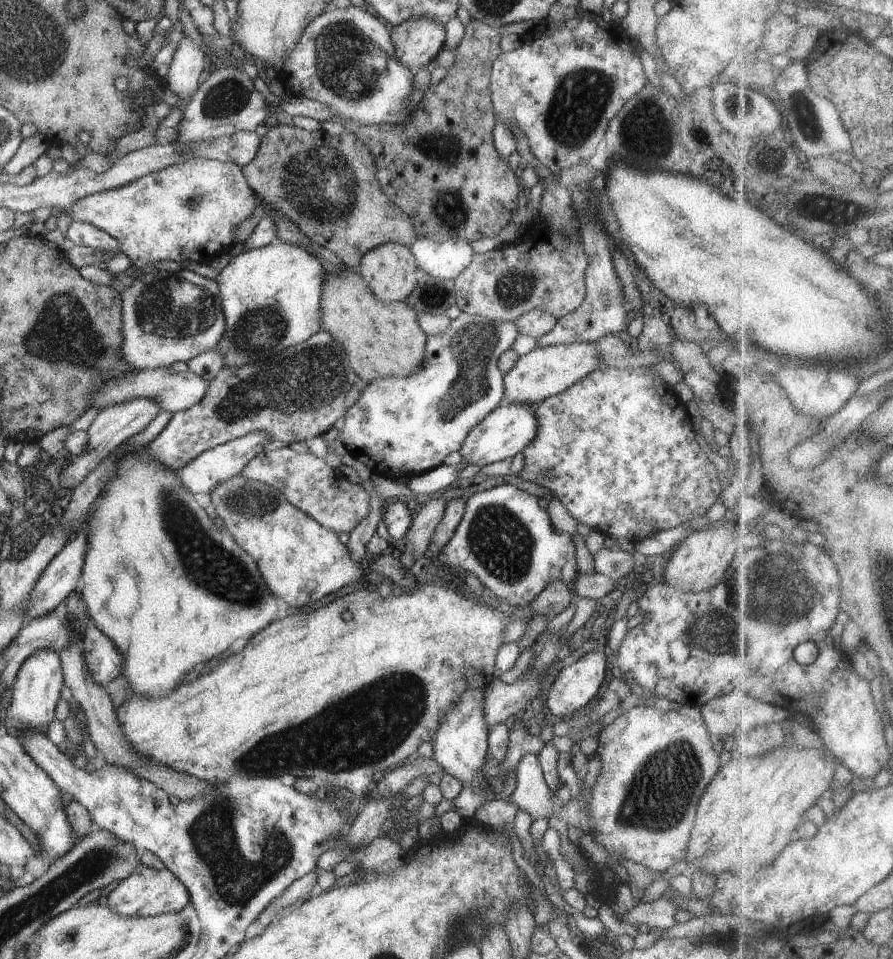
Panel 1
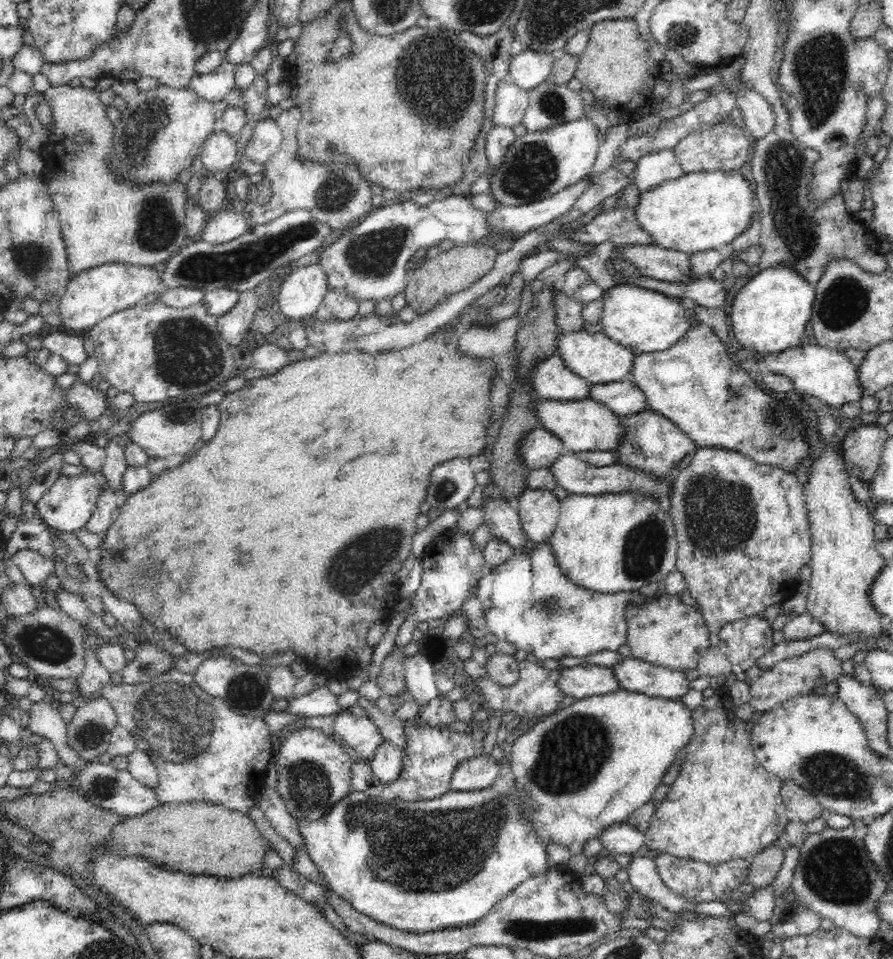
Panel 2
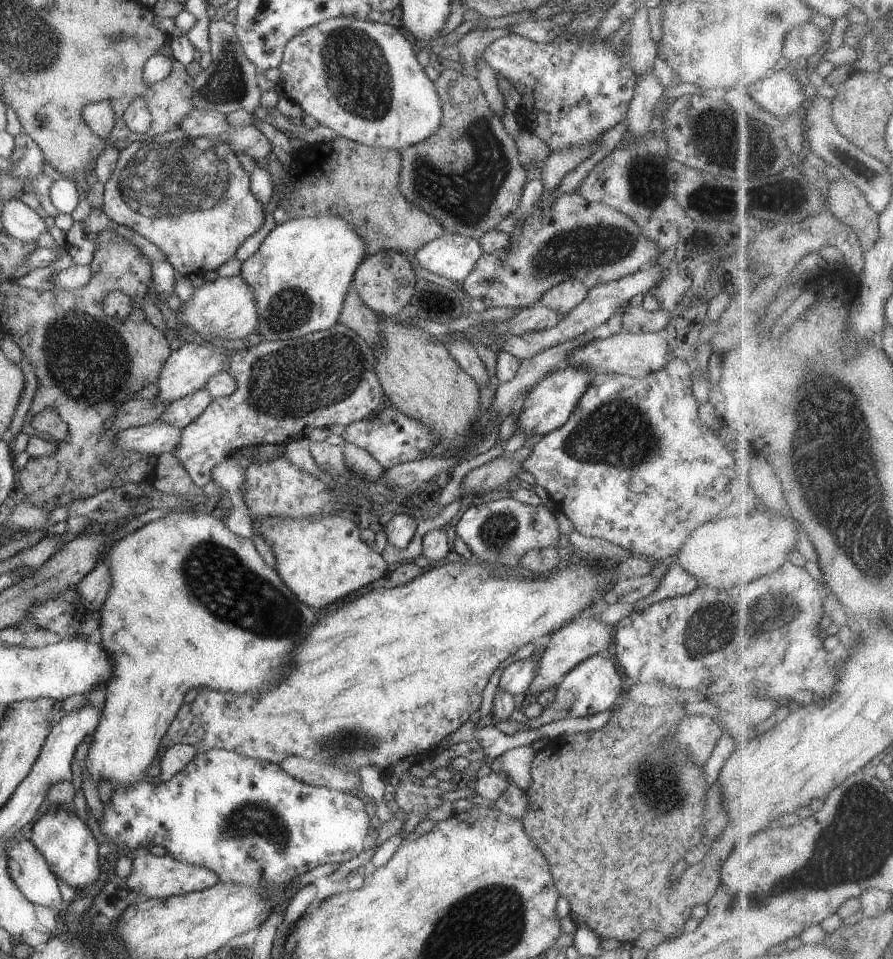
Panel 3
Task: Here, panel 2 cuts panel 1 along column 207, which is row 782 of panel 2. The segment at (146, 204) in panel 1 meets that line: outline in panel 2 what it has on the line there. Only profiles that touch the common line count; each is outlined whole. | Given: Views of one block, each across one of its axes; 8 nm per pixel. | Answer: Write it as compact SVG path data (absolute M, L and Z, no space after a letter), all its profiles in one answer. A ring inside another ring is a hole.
M177 669L168 670L168 672L162 673L161 676L154 678L151 682L138 684L136 686L125 683L108 684L108 686L104 686L104 688L102 688L101 696L106 698L112 707L114 707L119 724L126 727L126 729L134 735L137 746L148 754L148 756L153 760L153 763L157 766L159 772L159 784L155 789L155 792L159 803L180 804L204 801L230 808L230 810L237 810L240 814L246 815L250 812L250 808L257 806L257 798L258 794L260 794L260 788L265 784L264 776L266 776L266 766L268 766L268 762L270 762L270 759L276 753L276 751L273 750L268 726L263 718L252 718L237 714L229 708L224 700L209 696L206 692L203 692L197 685L195 685L192 674L188 674L188 672L179 672Z

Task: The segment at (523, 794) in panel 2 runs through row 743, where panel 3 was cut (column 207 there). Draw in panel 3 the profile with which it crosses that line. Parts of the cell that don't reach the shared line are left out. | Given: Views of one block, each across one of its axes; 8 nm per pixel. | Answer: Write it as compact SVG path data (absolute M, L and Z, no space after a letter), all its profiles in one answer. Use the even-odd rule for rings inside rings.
M173 510L170 514L150 521L122 539L116 541L108 548L105 555L108 568L110 568L110 590L104 604L100 608L100 646L112 660L112 678L105 685L105 705L102 709L102 718L98 723L96 732L89 741L88 754L86 754L86 768L92 782L110 782L113 790L120 786L136 786L138 782L158 783L158 778L148 777L148 768L154 763L156 754L160 751L162 737L168 731L175 714L183 705L184 696L192 688L210 688L234 694L270 690L270 686L278 686L282 682L284 672L294 660L294 648L306 640L310 630L316 626L318 618L313 608L306 606L294 596L294 593L282 582L275 568L269 566L256 550L252 539L242 538L226 528L224 518L219 514L208 514L194 511L179 512Z

